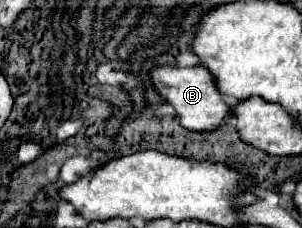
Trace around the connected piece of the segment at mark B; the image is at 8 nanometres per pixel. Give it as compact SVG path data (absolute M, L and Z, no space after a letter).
M157 65L149 71L149 79L163 101L175 109L179 123L189 131L211 131L223 123L225 115L229 115L229 105L221 99L211 73L207 73L205 67Z

